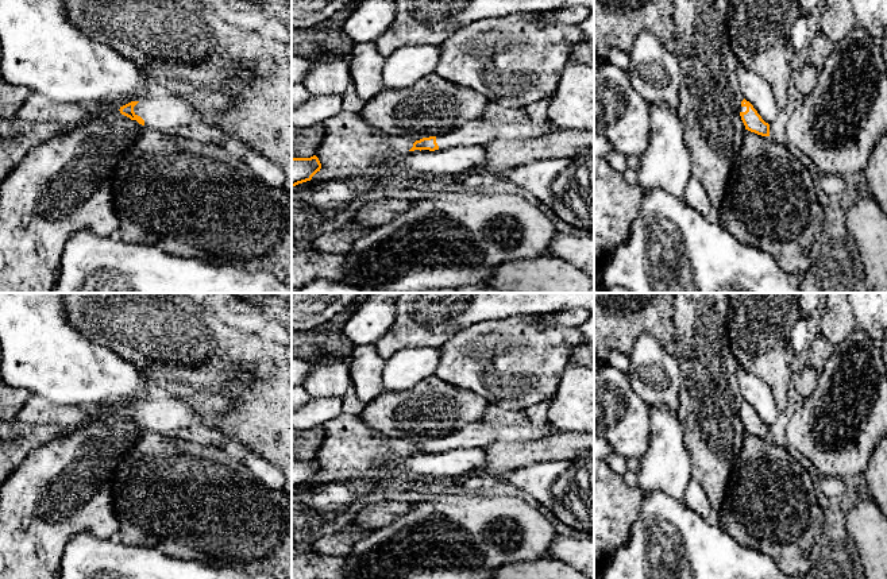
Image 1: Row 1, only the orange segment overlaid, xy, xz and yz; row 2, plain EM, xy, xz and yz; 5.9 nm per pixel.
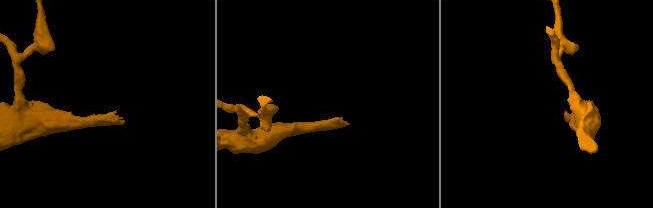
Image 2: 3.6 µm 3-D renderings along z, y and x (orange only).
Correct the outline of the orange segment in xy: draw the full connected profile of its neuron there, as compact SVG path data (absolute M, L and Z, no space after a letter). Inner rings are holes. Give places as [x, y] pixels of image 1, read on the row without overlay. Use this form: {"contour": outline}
{"contour": "M201 390L192 401L157 391L139 404L131 404L120 409L119 413L146 431L173 435L173 421L177 428L189 428L194 422L200 422L205 412L223 410L230 406L231 398L223 391Z"}

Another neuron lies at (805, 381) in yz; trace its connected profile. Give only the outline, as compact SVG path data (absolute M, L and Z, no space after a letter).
M809 364L799 371L794 371L792 383L794 383L798 394L803 399L809 398L811 395L811 393L814 391L814 389L818 383L818 375L819 375L819 373L817 373Z

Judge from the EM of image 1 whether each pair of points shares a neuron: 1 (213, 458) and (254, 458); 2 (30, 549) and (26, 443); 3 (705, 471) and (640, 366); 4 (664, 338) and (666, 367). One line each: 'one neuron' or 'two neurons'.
1: two neurons
2: two neurons
3: two neurons
4: two neurons

